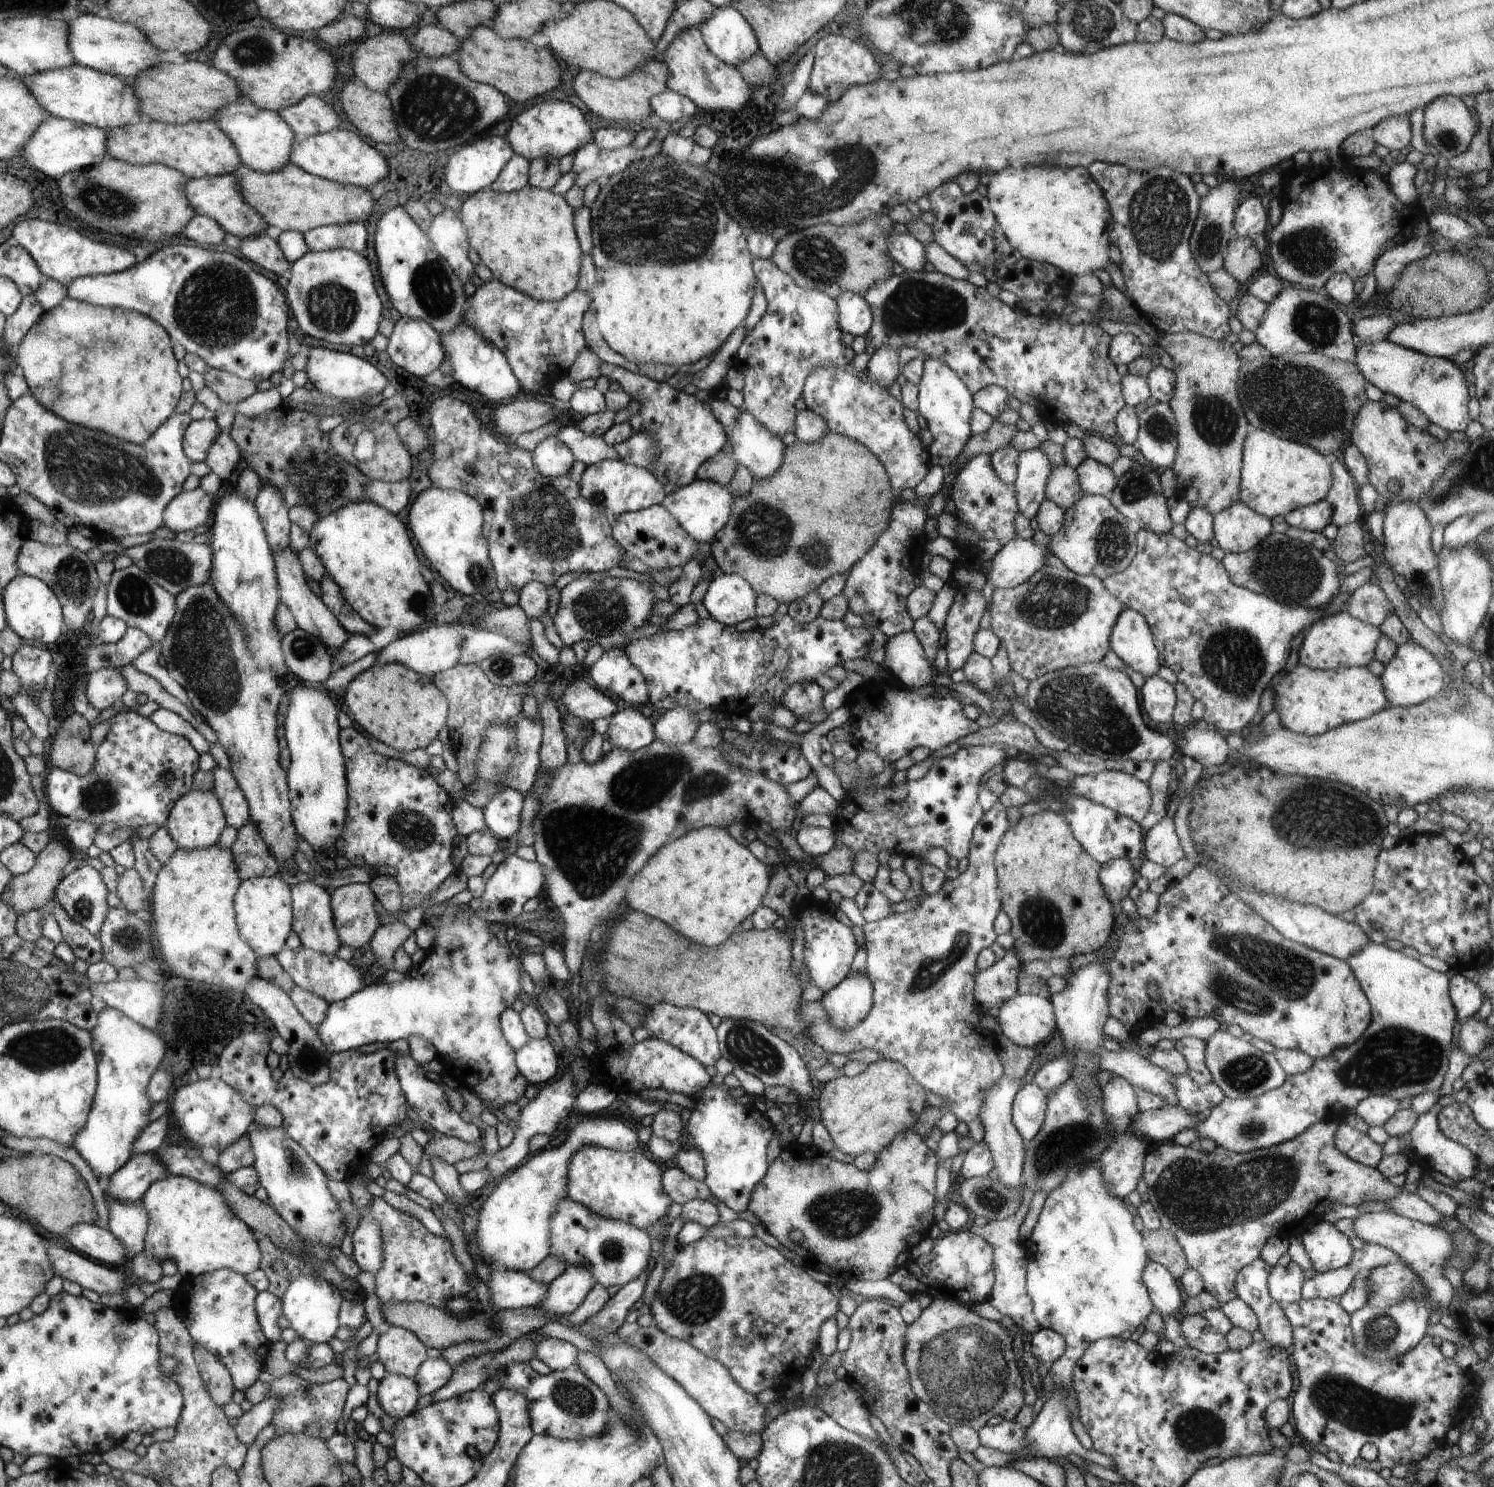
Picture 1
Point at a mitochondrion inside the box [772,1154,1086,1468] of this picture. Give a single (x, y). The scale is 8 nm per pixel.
(965, 1370)

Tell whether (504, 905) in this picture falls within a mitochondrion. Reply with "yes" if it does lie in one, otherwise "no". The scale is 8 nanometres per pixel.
yes

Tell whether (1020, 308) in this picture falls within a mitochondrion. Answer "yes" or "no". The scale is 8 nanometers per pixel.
no

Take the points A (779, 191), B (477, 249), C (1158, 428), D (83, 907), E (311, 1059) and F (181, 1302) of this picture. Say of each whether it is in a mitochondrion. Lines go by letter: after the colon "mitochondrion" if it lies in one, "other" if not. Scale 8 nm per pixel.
A: mitochondrion
B: other
C: mitochondrion
D: mitochondrion
E: mitochondrion
F: other

